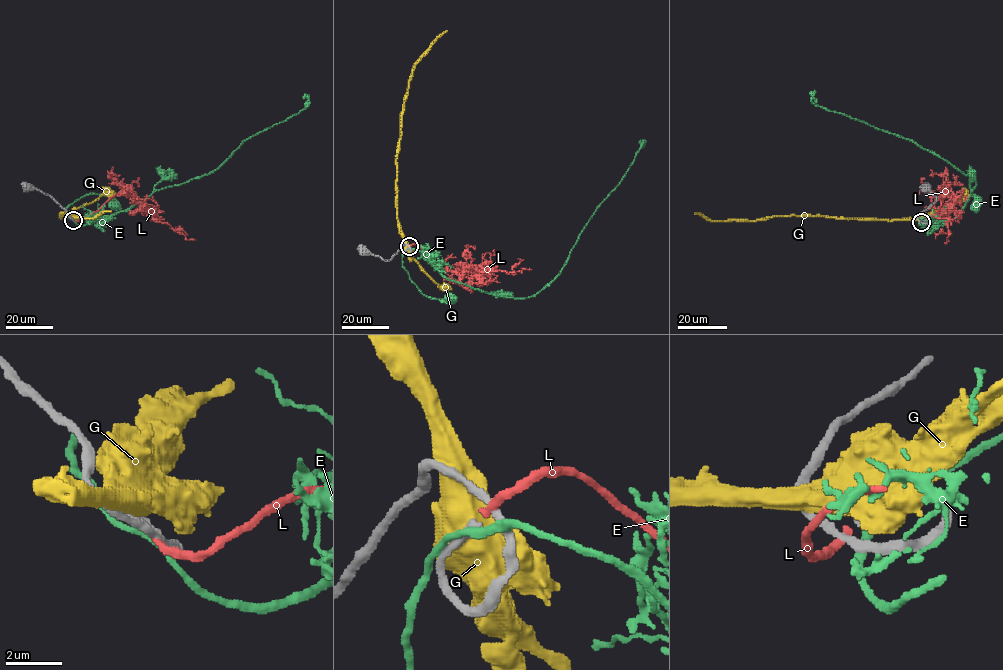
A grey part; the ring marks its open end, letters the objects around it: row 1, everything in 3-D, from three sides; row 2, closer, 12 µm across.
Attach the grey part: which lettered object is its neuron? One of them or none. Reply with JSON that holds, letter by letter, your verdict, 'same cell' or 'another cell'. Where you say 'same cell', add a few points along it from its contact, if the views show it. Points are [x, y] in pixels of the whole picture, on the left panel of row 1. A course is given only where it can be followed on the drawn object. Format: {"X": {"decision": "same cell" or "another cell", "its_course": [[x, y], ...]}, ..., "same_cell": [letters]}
{"E": {"decision": "another cell"}, "G": {"decision": "another cell"}, "L": {"decision": "same cell", "its_course": [[73, 219], [96, 212], [113, 196], [127, 189], [158, 221], [166, 222], [187, 239], [196, 239]]}, "same_cell": ["L"]}

